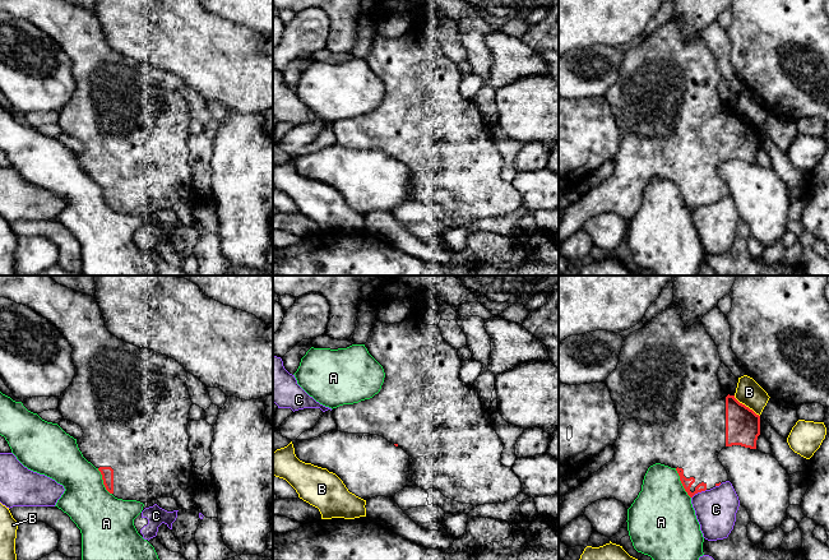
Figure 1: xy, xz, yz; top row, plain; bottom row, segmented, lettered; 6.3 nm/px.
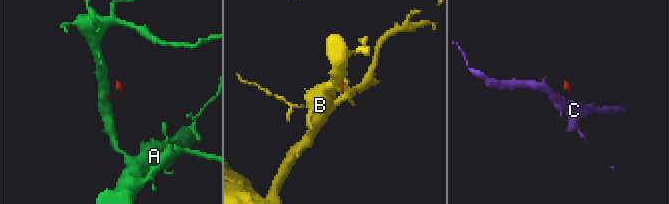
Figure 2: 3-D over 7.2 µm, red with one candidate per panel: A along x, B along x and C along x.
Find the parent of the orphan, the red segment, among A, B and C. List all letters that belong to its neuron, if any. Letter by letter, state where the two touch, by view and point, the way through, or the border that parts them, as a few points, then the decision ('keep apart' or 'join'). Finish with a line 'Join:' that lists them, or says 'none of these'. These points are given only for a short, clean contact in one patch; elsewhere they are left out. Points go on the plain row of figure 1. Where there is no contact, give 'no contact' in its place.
A: yz (681, 197) | keep apart
B: yz (745, 120) | keep apart
C: yz (698, 206) | keep apart
Join: none of these

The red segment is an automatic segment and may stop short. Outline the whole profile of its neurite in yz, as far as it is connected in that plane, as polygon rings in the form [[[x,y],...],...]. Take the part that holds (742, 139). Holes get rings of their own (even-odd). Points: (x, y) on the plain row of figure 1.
[[[672,18],[642,43],[624,52],[617,80],[605,96],[620,133],[619,151],[612,158],[615,170],[601,184],[583,193],[576,202],[562,210],[559,222],[560,244],[573,233],[584,230],[585,222],[601,213],[616,213],[629,223],[642,205],[648,182],[656,177],[675,182],[685,205],[693,212],[698,207],[728,195],[728,188],[718,173],[723,162],[741,159],[756,163],[760,130],[722,103],[718,94],[718,83],[722,78],[718,61],[701,36],[686,41],[681,27],[682,23]]]

